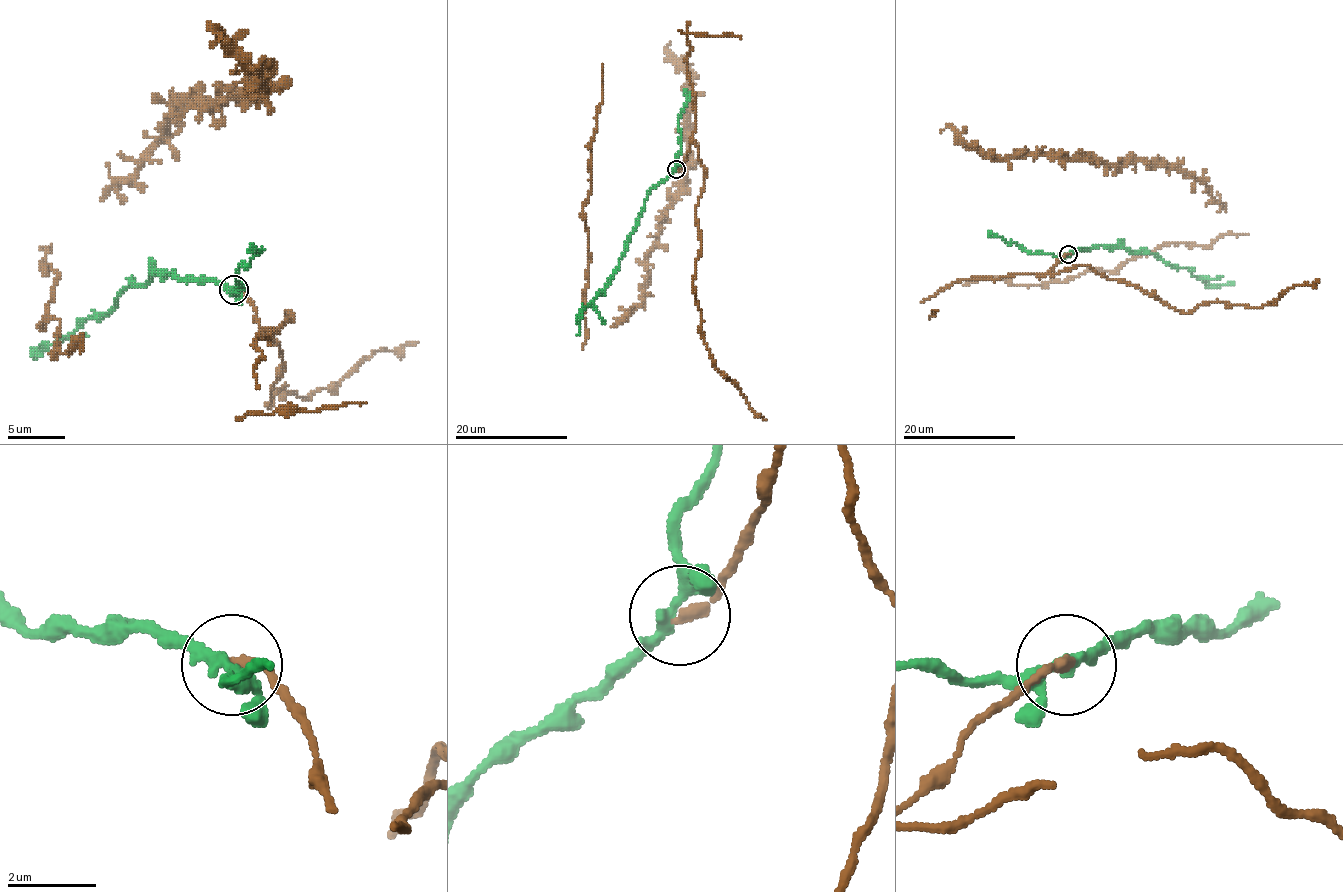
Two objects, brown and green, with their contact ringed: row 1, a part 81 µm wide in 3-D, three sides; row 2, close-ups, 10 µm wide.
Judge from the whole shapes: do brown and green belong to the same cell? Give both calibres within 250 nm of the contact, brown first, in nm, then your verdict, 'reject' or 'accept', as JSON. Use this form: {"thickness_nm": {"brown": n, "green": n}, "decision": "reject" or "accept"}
{"thickness_nm": {"brown": 260, "green": 260}, "decision": "reject"}

